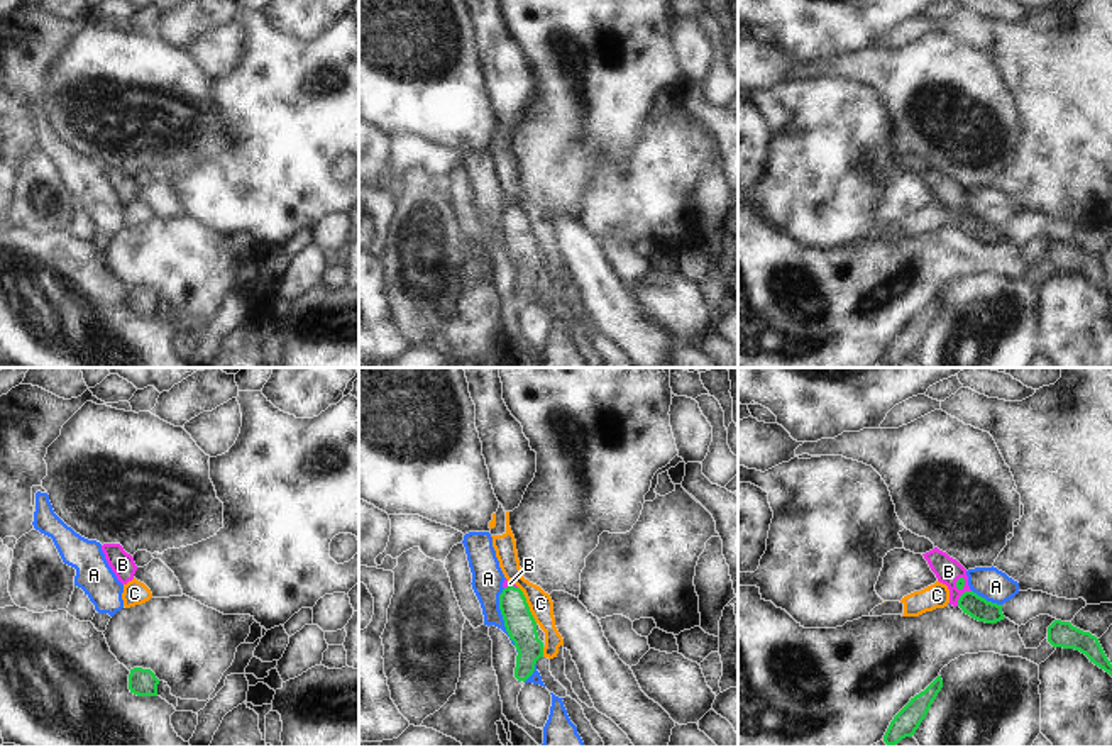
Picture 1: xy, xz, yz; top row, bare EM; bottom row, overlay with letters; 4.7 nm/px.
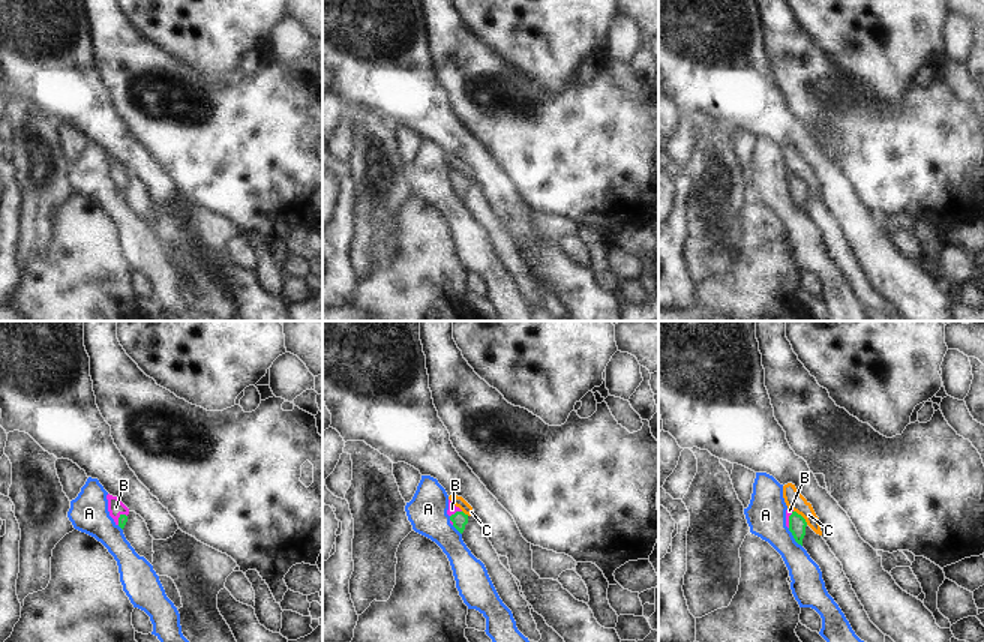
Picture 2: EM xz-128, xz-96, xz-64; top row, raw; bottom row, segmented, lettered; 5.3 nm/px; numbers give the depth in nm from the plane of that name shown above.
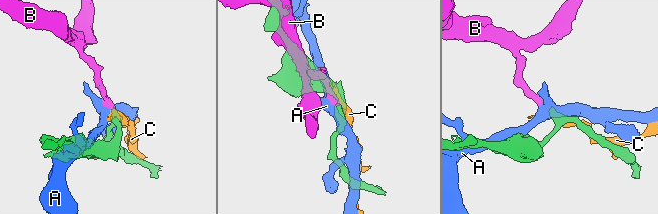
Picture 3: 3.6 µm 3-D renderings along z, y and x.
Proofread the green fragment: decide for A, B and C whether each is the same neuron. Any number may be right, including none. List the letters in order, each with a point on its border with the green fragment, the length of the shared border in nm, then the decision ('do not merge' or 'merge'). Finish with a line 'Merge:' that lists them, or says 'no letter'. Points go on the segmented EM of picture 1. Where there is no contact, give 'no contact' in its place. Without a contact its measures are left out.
A: meets green in xz at (503, 617); contact 280 nm long; do not merge
B: meets green in yz at (965, 592); contact 150 nm long; merge
C: meets green in xz at (527, 605); contact 200 nm long; do not merge
Merge: B

